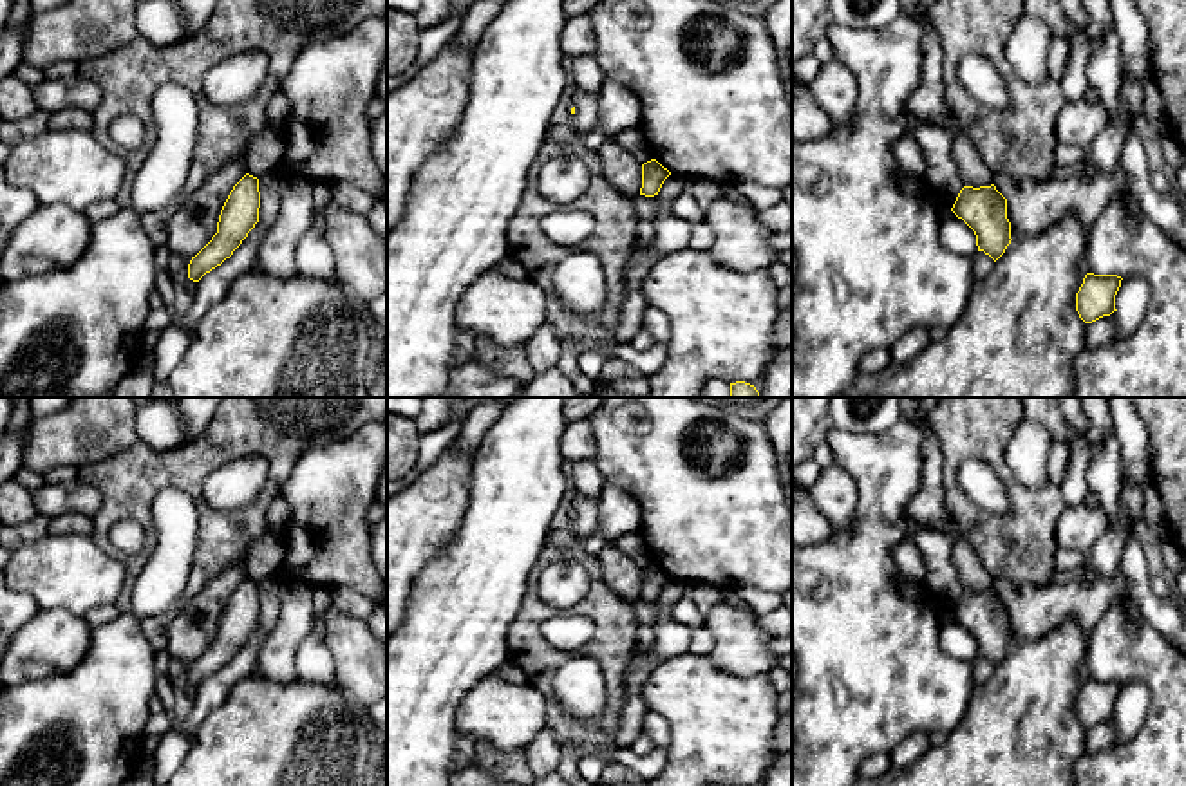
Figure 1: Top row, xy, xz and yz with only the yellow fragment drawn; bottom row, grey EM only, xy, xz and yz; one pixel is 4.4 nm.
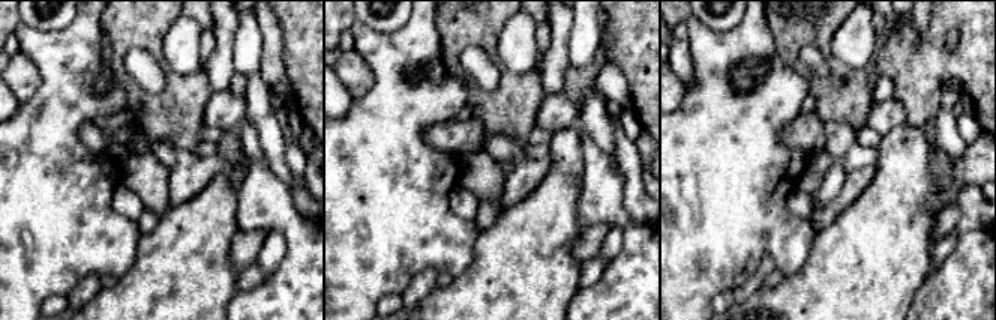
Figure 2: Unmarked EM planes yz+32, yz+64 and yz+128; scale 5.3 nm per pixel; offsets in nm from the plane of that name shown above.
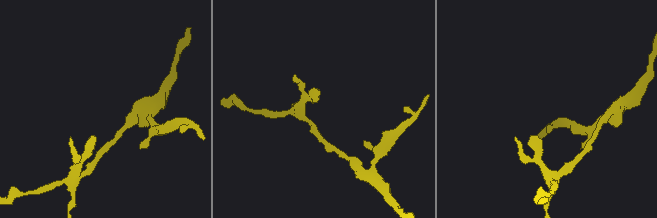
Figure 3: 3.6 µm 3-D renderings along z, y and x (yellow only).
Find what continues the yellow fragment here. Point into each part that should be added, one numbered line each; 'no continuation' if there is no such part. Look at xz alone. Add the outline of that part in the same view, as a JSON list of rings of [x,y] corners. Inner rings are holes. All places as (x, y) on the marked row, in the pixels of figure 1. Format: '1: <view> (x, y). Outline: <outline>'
no continuation

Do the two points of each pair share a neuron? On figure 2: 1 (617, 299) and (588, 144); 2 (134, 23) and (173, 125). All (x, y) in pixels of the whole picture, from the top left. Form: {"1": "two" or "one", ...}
{"1": "one", "2": "one"}

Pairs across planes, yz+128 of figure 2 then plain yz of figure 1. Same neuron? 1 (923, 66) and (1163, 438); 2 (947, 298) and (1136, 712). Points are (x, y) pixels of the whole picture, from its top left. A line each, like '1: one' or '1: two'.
1: one
2: two

